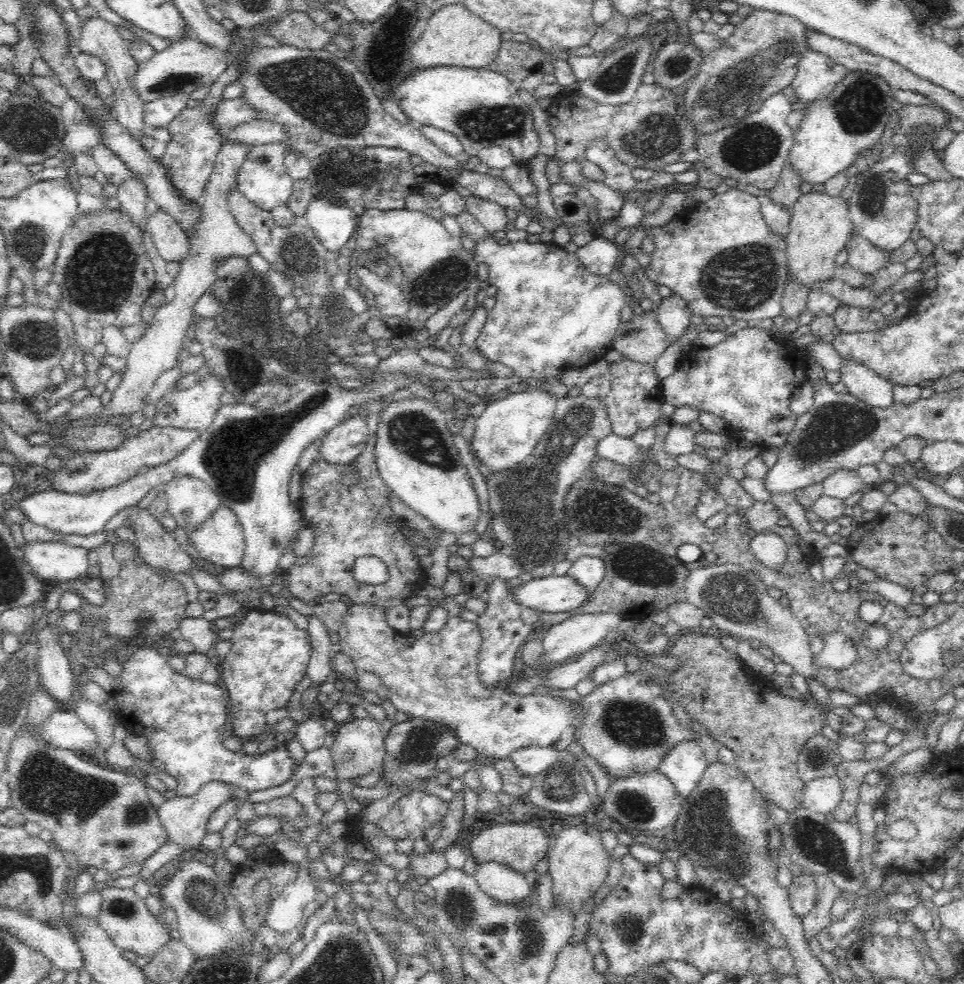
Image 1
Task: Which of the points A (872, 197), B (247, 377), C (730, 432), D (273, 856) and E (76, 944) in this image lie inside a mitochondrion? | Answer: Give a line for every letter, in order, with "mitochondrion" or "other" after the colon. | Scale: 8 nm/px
A: mitochondrion
B: mitochondrion
C: other
D: other
E: other

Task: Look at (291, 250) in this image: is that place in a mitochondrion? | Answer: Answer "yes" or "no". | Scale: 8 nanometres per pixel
yes

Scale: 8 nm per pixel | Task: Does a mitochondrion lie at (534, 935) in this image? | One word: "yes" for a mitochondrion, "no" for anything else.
yes

